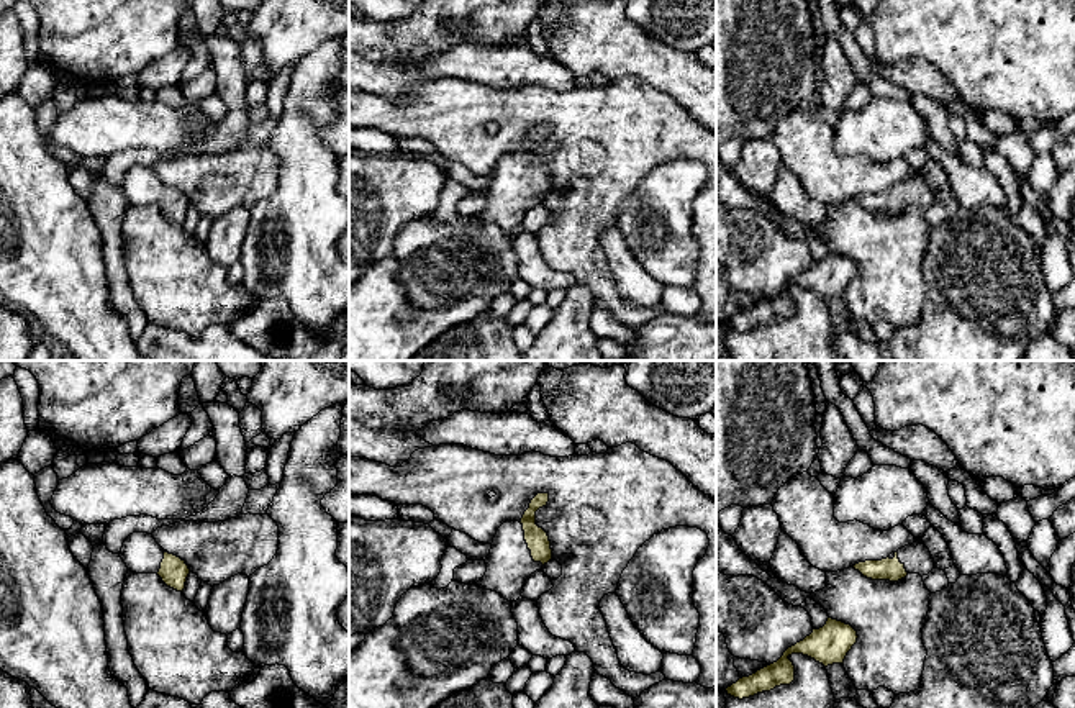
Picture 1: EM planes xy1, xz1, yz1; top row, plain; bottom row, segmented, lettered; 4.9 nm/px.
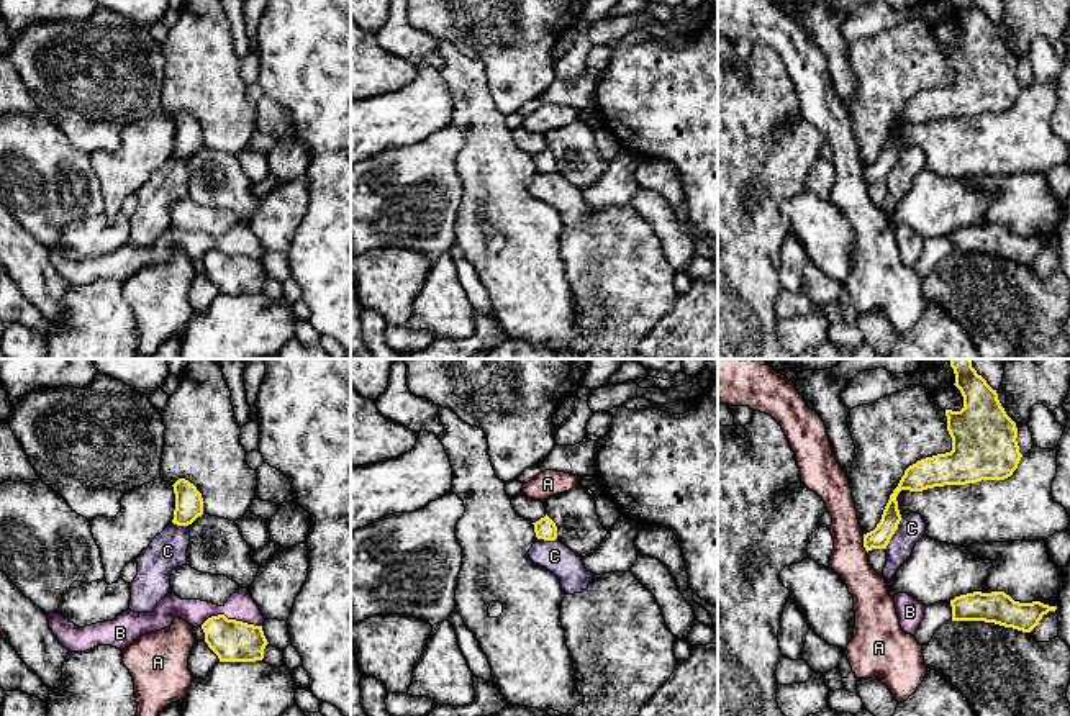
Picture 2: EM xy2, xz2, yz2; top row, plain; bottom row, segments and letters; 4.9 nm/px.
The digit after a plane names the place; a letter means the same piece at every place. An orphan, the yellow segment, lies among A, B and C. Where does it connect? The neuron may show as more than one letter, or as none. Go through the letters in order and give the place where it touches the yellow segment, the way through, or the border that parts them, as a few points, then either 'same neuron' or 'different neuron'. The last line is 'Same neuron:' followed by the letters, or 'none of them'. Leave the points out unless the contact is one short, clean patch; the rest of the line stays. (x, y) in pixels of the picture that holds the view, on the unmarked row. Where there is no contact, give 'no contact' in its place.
A: contact yz2 (864, 176); different neuron
B: contact xy2 (231, 253); border xy2 (200, 258), (212, 249), (225, 248), (261, 259); different neuron
C: contact yz2 (893, 166); border yz2 (902, 151), (885, 182); different neuron
Same neuron: none of them

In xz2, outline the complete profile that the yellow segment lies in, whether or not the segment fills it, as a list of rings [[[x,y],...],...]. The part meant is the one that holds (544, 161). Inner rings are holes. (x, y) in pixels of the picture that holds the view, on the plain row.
[[[547,147],[533,157],[537,172],[544,172],[544,174],[557,172],[557,159]]]

